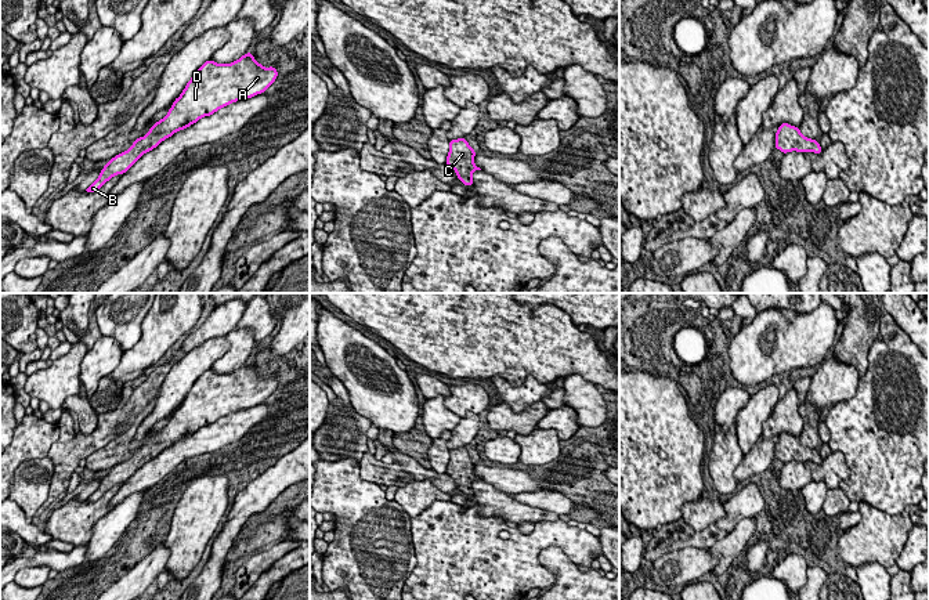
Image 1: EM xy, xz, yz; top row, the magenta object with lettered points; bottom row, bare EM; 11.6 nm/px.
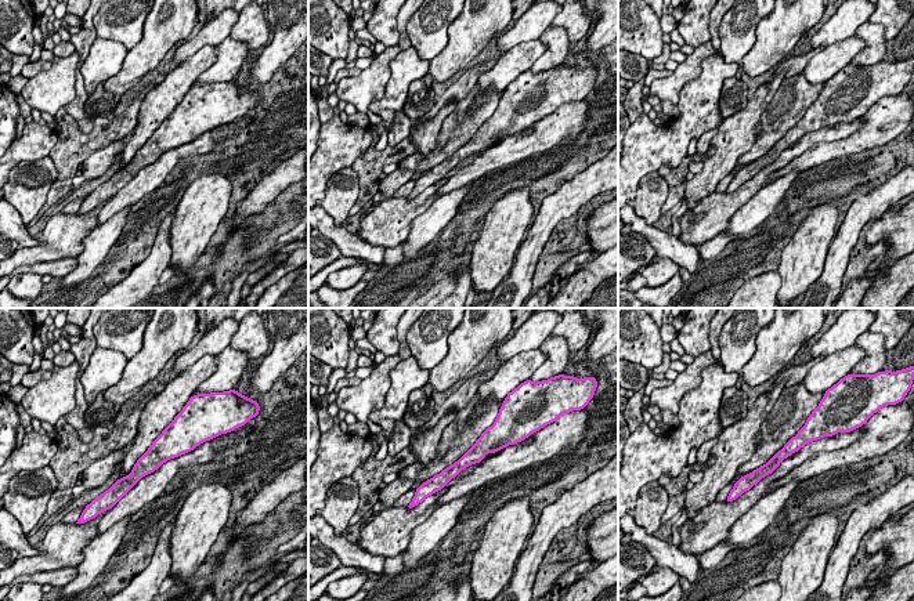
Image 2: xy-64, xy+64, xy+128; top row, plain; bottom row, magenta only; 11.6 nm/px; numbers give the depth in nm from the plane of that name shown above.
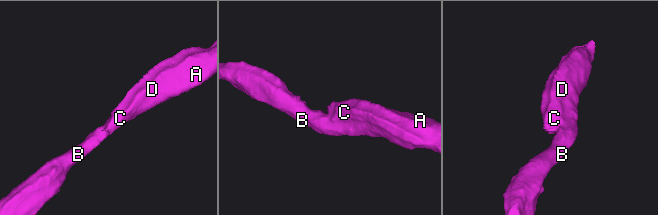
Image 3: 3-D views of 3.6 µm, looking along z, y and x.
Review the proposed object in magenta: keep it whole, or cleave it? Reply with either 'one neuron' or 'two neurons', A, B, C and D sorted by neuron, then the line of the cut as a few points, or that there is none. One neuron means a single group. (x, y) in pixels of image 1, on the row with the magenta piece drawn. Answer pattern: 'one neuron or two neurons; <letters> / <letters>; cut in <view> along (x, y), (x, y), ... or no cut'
one neuron; A B C D; no cut

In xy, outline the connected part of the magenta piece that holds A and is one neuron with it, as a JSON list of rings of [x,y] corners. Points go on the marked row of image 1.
[[[246,53],[232,64],[206,61],[174,100],[167,115],[153,123],[144,137],[137,137],[126,152],[112,158],[86,191],[98,191],[112,177],[126,173],[144,153],[199,119],[232,102],[264,93],[276,76],[275,66],[264,68],[252,53]]]

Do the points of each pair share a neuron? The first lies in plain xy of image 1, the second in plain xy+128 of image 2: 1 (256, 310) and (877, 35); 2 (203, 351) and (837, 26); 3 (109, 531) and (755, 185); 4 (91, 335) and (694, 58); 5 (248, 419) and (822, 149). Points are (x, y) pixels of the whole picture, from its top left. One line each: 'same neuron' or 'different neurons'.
1: different neurons
2: different neurons
3: different neurons
4: different neurons
5: same neuron

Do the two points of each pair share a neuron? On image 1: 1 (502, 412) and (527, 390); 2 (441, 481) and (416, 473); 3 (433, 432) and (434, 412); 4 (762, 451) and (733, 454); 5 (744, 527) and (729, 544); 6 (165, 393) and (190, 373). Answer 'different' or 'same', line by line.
1: different
2: same
3: same
4: different
5: same
6: same

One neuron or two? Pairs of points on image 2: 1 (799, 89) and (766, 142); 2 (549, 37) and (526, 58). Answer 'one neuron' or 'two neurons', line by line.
1: one neuron
2: two neurons

